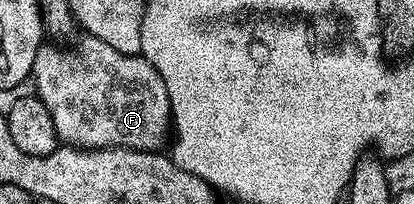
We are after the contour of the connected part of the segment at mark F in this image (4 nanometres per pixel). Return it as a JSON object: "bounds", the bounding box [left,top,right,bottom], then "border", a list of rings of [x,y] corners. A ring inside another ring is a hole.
{"bounds":[32,33,173,152],"border":[[[87,33],[81,34],[76,41],[72,55],[63,51],[60,45],[40,46],[32,66],[34,94],[49,111],[57,140],[61,144],[89,151],[99,151],[101,147],[132,147],[135,151],[159,152],[163,148],[160,146],[169,142],[173,125],[170,93],[166,93],[166,83],[154,65],[150,65],[150,61],[146,61],[141,54],[118,53],[110,49],[106,41],[98,41],[98,37]]]}

